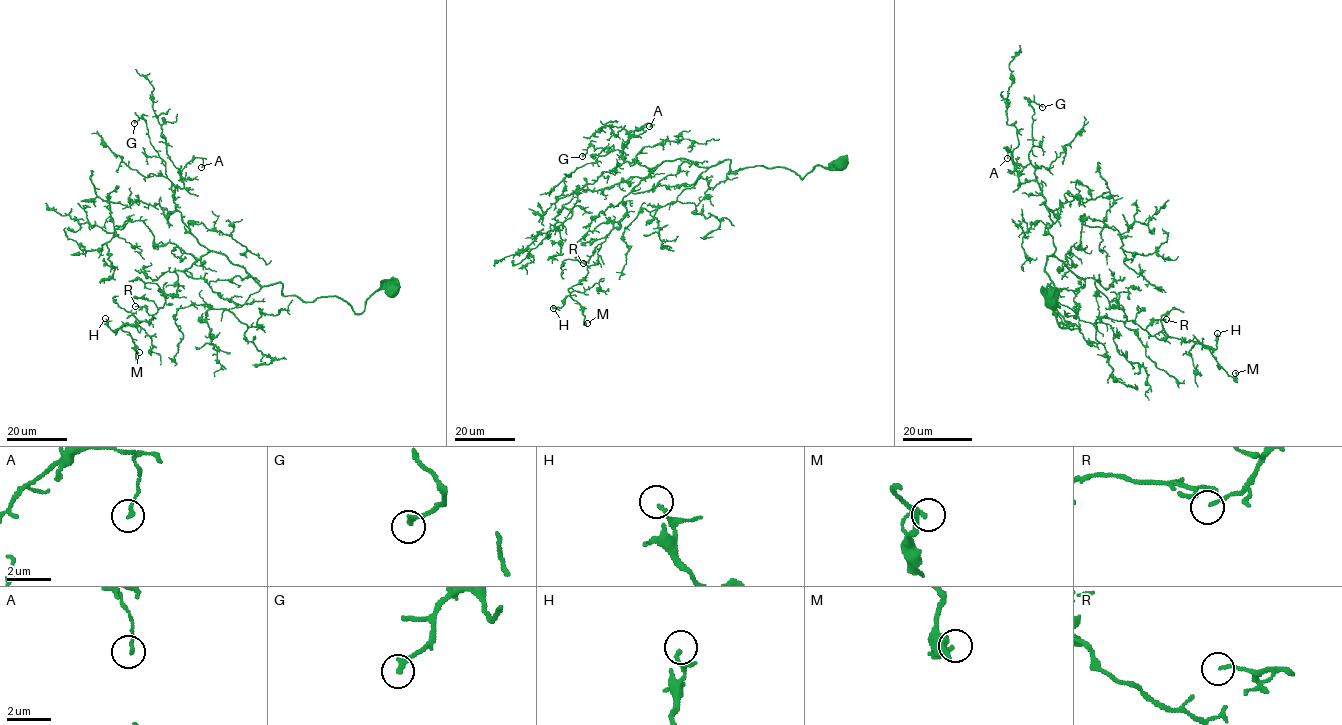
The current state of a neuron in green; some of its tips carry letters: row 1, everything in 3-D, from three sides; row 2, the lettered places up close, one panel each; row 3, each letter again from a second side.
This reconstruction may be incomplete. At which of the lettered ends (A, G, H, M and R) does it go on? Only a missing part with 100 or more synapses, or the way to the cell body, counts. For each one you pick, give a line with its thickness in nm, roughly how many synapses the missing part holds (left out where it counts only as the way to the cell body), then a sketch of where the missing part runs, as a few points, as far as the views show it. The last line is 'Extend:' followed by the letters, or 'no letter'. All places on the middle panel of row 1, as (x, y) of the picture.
Extend: no letter

